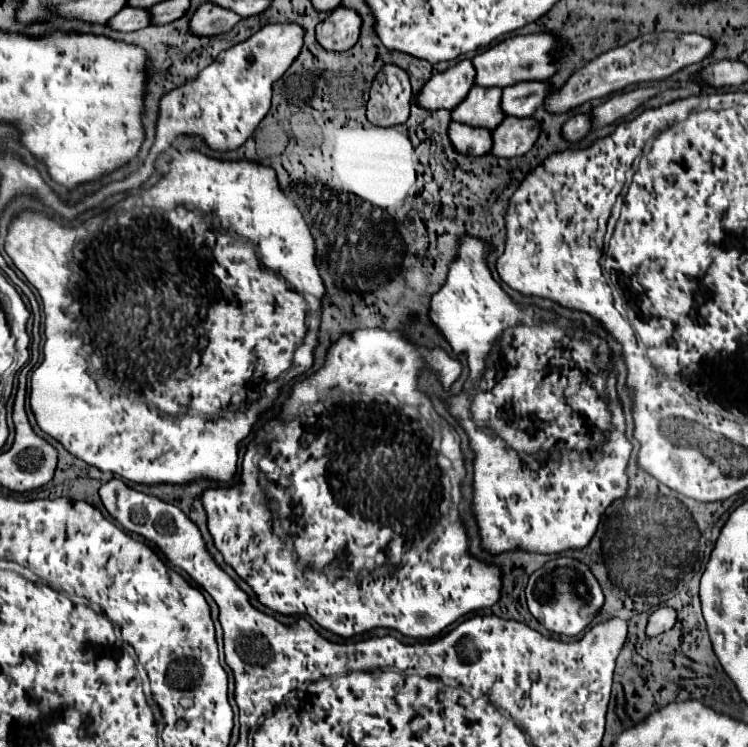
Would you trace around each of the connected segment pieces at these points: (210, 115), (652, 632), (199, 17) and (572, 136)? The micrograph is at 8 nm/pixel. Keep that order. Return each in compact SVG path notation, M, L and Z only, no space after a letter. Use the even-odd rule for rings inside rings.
M273 23L247 41L221 51L195 79L171 89L159 101L155 139L173 139L179 133L197 133L217 151L243 145L271 107L273 83L283 77L303 47L303 29L295 23Z
M659 607L655 613L651 613L649 621L647 621L647 627L645 627L645 635L647 637L657 637L665 631L669 631L673 625L675 625L675 609L671 607Z
M203 3L197 7L189 21L189 31L197 37L211 37L211 35L221 35L233 25L241 21L241 17L235 17L235 13L227 13L227 9L219 9L217 5Z
M579 113L575 117L571 117L563 127L561 127L561 137L575 143L579 141L583 135L587 135L591 131L591 119L585 113Z

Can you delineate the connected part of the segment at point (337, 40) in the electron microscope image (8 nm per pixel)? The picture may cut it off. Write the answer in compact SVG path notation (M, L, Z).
M335 9L315 27L319 45L327 51L347 51L355 45L361 31L361 19L351 9Z

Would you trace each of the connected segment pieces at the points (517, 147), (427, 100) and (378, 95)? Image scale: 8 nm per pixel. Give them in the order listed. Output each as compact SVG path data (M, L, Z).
M505 117L497 129L491 131L493 147L491 155L495 157L521 157L525 155L535 139L539 137L539 129L529 129L529 119L517 119L517 117Z
M461 61L443 73L433 75L419 91L415 103L425 111L455 109L475 85L475 69L471 61Z
M387 65L373 81L367 101L367 119L379 127L401 125L409 117L411 97L407 73L397 65Z

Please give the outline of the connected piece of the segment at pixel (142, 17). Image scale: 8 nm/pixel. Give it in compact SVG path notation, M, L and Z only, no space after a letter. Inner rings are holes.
M123 7L115 17L111 17L107 23L107 27L111 27L113 31L121 31L121 33L129 33L129 31L139 31L143 27L149 25L147 21L147 11L145 9L127 9Z

